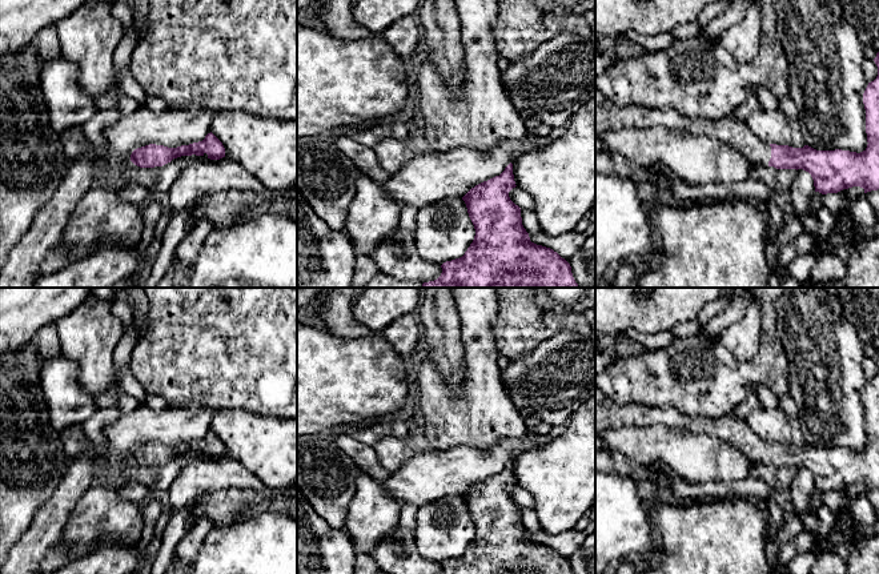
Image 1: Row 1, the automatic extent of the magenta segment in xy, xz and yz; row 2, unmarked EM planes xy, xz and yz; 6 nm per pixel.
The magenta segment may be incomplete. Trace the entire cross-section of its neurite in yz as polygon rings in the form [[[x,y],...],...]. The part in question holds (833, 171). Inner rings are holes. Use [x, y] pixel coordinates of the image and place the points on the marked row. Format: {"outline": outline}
{"outline": [[[879,52],[874,59],[878,76],[863,93],[867,148],[860,152],[816,150],[808,145],[792,148],[763,143],[746,123],[732,115],[721,120],[687,117],[671,107],[653,109],[642,105],[618,107],[610,100],[595,108],[595,135],[630,128],[678,129],[706,136],[738,149],[750,162],[776,169],[803,169],[814,180],[815,192],[838,193],[860,186],[864,193],[879,189]]]}

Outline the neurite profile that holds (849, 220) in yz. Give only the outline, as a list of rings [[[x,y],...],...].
[[[842,212],[834,213],[834,217],[835,217],[834,228],[836,228],[839,224],[846,224],[850,229],[852,229],[859,224],[851,214],[844,214]]]

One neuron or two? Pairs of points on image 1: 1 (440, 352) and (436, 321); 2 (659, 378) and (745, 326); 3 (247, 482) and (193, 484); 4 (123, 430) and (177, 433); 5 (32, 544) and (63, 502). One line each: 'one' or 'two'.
1: one
2: two
3: one
4: one
5: one

